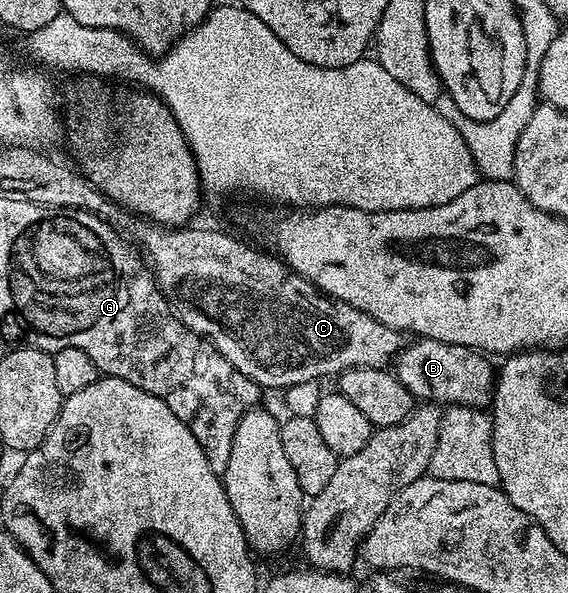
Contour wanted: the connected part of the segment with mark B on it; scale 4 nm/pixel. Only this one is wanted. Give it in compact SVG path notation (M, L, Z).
M419 338L404 345L393 359L393 373L416 399L438 400L452 406L490 407L495 392L497 370L488 355L470 350L467 346L454 346L437 340Z

